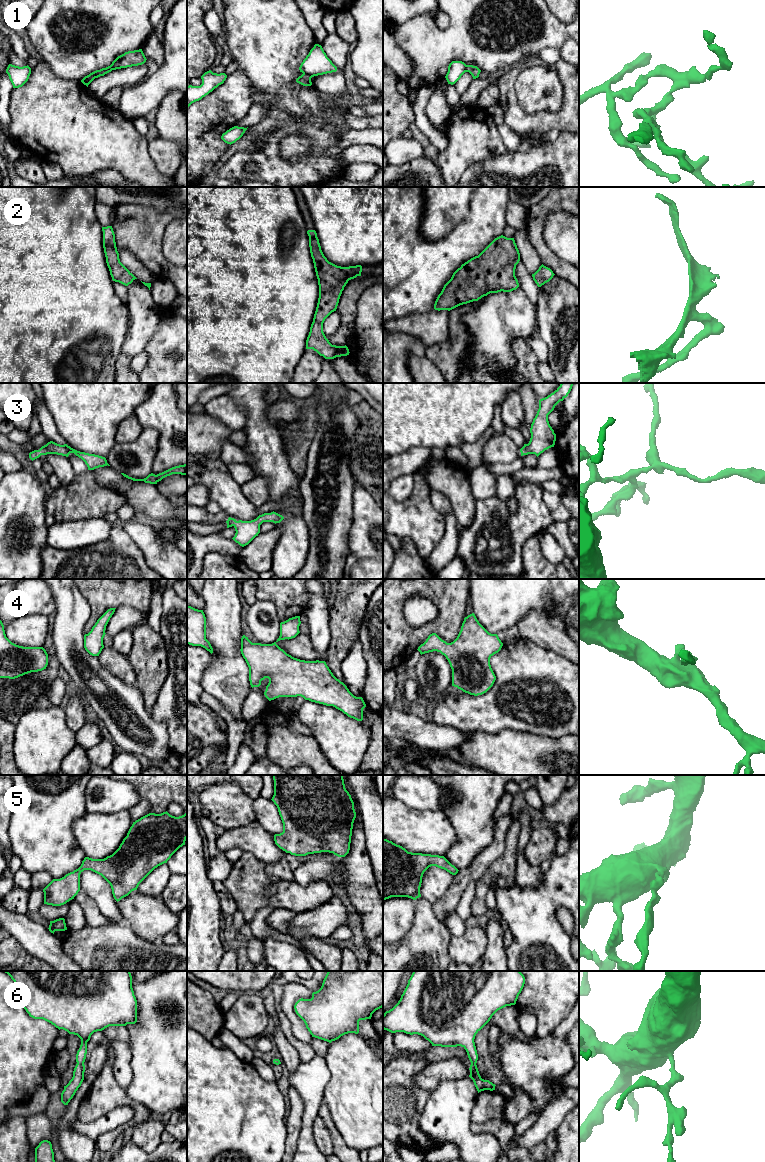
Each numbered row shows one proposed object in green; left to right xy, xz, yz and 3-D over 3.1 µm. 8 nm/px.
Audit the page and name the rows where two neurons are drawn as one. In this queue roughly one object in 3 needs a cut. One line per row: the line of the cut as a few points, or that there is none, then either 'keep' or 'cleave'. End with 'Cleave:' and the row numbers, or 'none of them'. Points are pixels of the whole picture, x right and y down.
1: cut in xz along (303, 73), (307, 73), (311, 77); cleave
2: no cut; keep
3: no cut; keep
4: no cut; keep
5: no cut; keep
6: no cut; keep
Cleave: 1

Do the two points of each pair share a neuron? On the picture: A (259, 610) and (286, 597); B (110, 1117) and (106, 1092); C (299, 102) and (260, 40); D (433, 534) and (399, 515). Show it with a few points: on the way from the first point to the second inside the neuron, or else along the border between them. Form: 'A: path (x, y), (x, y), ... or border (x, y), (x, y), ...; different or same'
A: border (257, 599), (269, 600), (274, 605), (280, 622); different
B: border (133, 1111), (130, 1107), (118, 1106), (88, 1122); different
C: path (284, 87), (275, 78), (270, 55); same
D: path (425, 526), (416, 518), (407, 518); same

